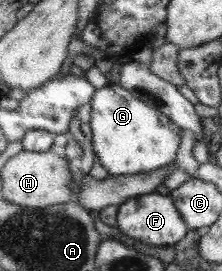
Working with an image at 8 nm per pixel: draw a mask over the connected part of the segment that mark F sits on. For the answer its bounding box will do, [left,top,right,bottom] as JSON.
[114,191,188,245]

